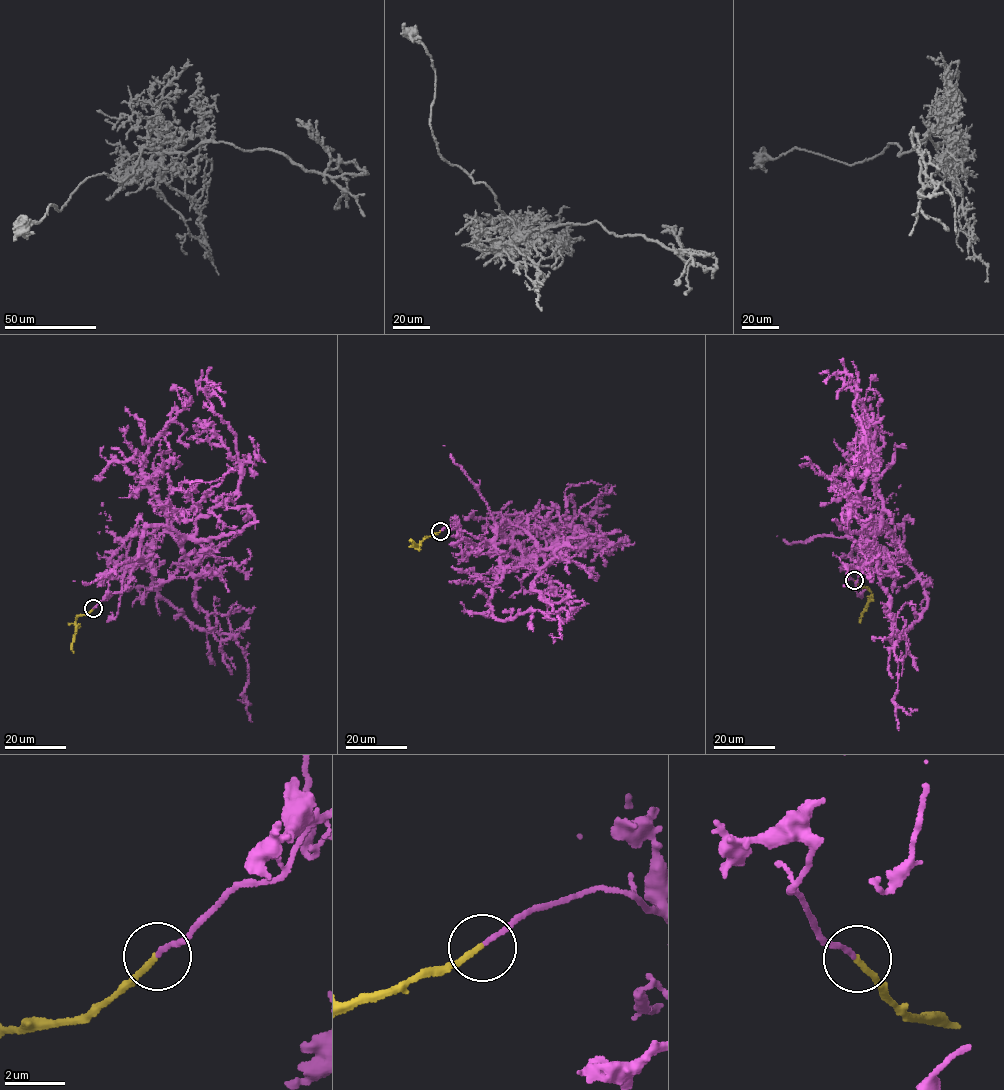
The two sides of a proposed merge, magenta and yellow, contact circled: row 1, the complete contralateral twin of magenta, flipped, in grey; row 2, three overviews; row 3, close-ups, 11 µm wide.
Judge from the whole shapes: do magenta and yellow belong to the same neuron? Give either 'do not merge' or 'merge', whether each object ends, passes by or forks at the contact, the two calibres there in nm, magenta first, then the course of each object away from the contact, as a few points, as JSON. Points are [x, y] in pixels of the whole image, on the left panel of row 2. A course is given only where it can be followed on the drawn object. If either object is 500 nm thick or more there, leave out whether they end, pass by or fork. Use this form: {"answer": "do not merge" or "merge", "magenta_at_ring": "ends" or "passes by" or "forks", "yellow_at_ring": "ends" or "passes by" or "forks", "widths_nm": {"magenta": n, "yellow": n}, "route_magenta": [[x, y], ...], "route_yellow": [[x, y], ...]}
{"answer": "merge", "magenta_at_ring": "ends", "yellow_at_ring": "ends", "widths_nm": {"magenta": 150, "yellow": 180}, "route_magenta": [[93, 608], [130, 580], [145, 530], [193, 535], [236, 490], [236, 435], [207, 381], [225, 392]], "route_yellow": [[93, 608], [76, 617], [73, 652]]}

